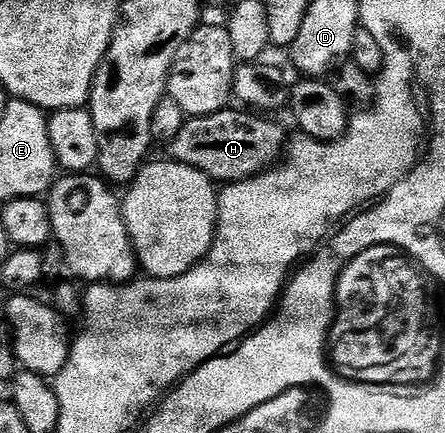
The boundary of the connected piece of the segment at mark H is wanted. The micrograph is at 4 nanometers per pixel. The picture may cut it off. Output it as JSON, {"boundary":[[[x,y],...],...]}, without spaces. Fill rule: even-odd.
{"boundary":[[[227,106],[216,114],[187,119],[184,130],[168,146],[168,156],[171,161],[195,167],[214,182],[233,182],[258,176],[274,167],[283,159],[287,144],[288,135],[274,118]]]}

